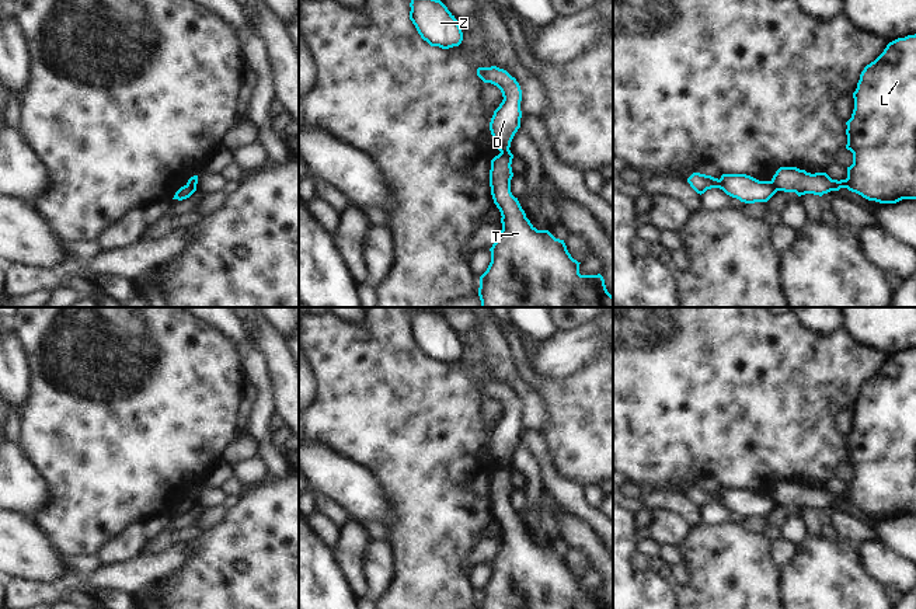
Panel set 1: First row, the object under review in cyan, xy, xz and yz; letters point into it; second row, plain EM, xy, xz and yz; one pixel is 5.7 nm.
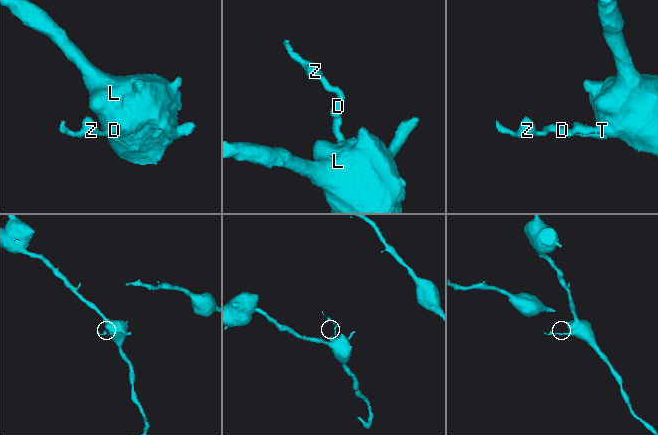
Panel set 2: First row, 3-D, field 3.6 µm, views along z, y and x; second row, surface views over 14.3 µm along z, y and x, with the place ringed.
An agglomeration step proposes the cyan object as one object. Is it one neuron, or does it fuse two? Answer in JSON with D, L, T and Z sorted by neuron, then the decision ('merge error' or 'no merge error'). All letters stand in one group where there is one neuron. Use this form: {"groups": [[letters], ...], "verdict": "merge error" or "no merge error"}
{"groups": [["D", "Z"], ["L", "T"]], "verdict": "merge error"}

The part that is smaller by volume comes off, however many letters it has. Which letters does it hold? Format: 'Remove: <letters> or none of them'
Remove: D, Z

